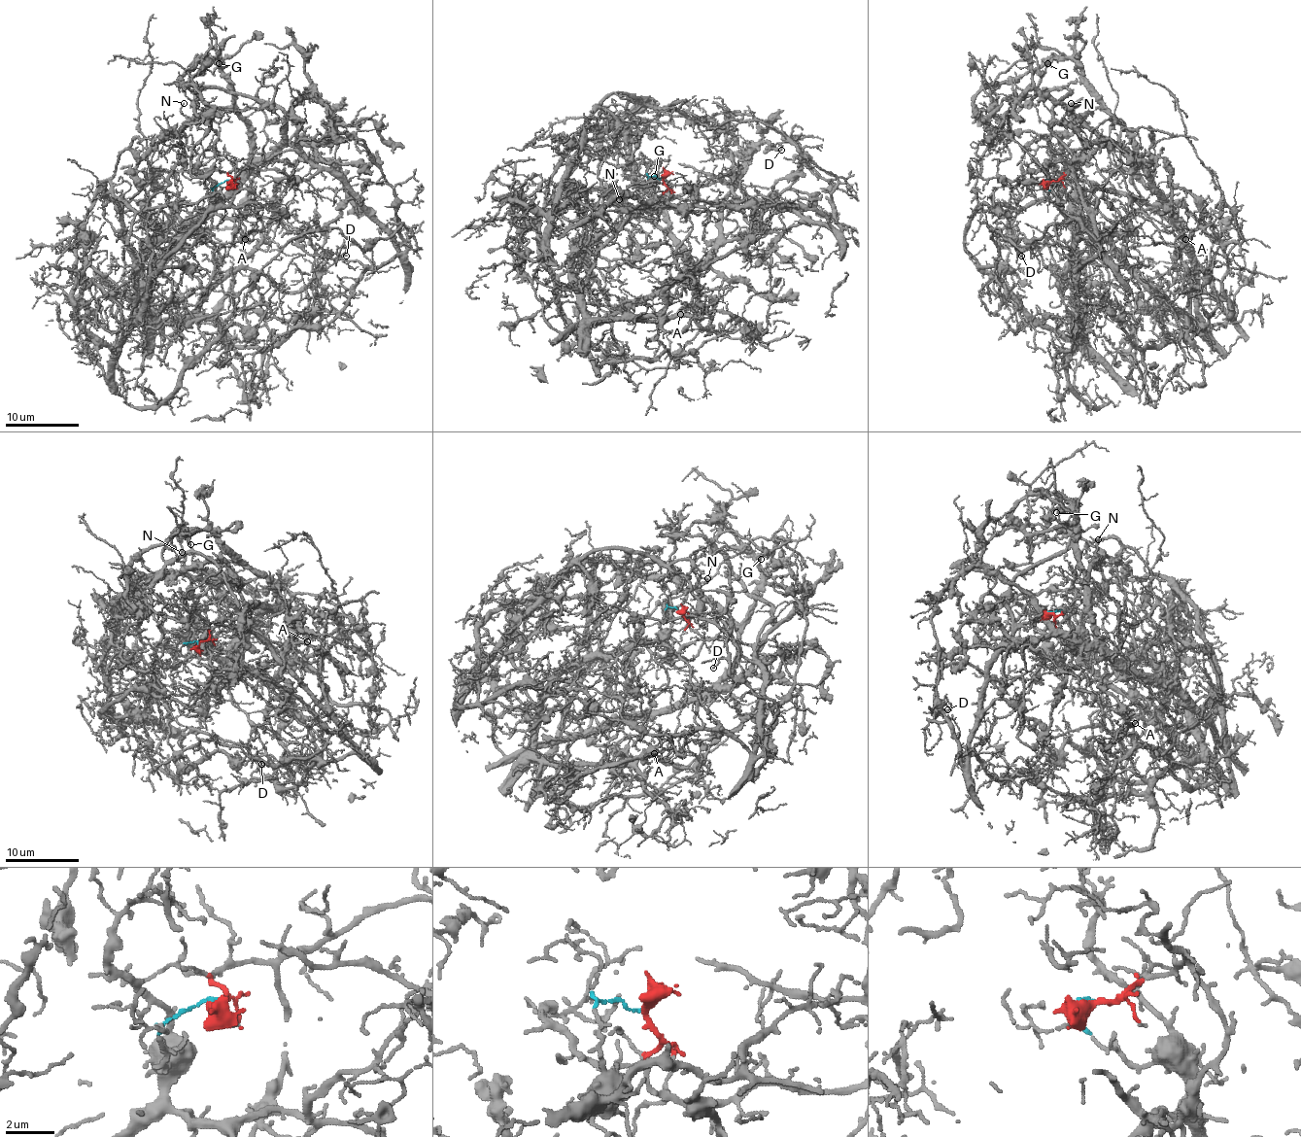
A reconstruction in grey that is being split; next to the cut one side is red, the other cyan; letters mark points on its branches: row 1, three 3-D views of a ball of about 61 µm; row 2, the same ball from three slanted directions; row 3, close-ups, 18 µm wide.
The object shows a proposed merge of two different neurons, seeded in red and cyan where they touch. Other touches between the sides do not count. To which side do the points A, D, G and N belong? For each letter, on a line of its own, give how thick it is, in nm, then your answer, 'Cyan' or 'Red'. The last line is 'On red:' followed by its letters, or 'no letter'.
A: Thickness 110 nm. Cyan
D: Thickness 100 nm. Red
G: Thickness 200 nm. Cyan
N: Thickness 130 nm. Cyan
On red: D

